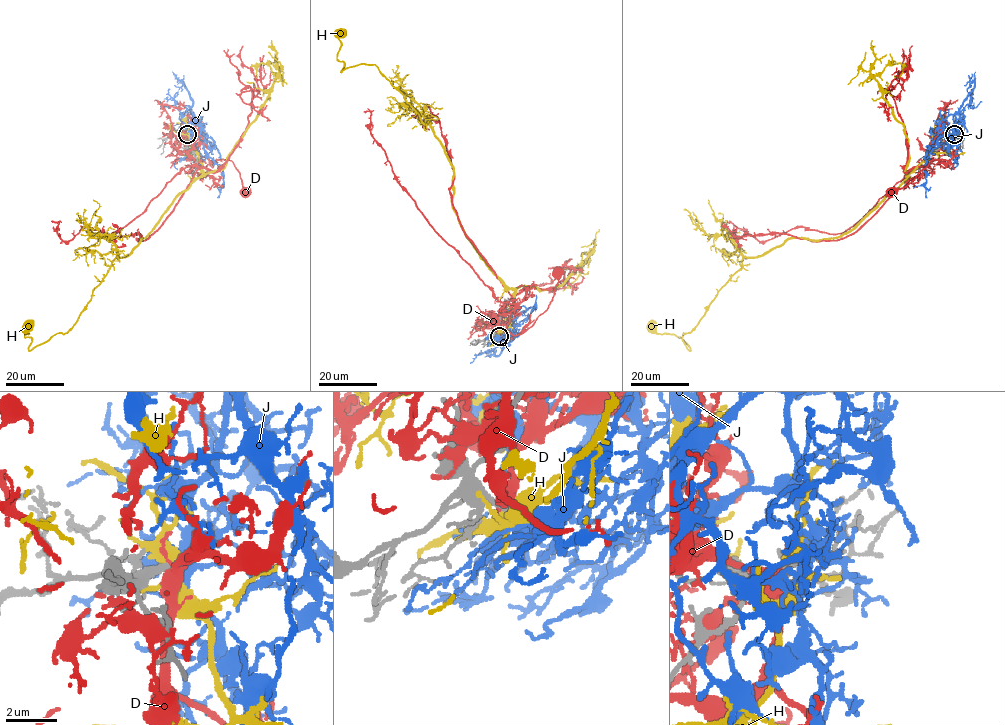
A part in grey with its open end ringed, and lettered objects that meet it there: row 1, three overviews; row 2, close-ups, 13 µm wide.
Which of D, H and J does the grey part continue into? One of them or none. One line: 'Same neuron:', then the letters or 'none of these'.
Same neuron: J

